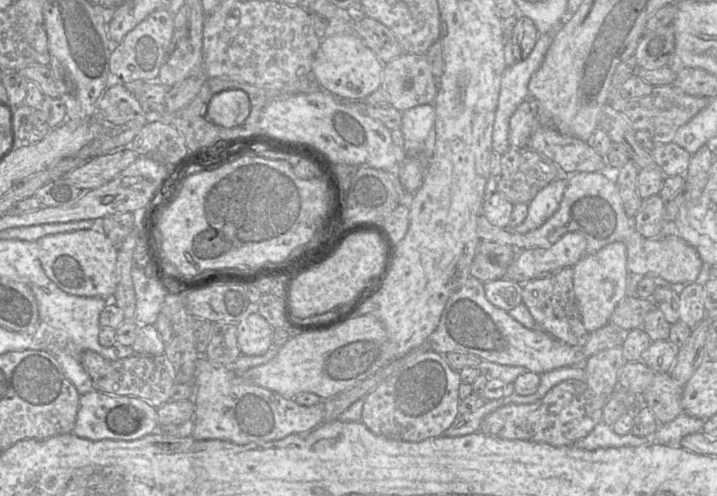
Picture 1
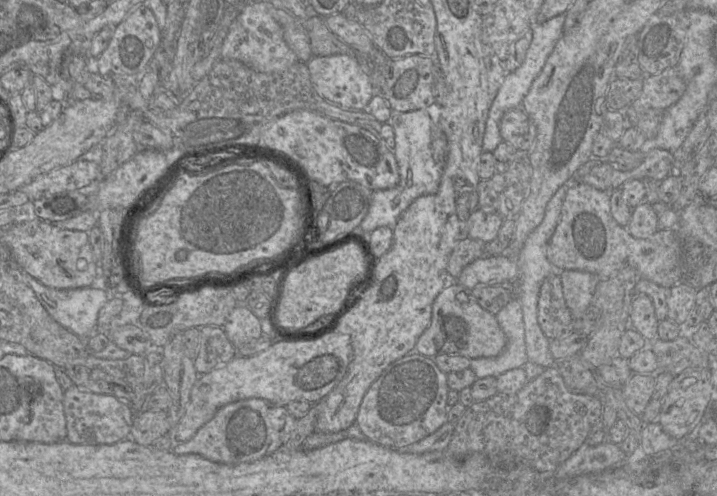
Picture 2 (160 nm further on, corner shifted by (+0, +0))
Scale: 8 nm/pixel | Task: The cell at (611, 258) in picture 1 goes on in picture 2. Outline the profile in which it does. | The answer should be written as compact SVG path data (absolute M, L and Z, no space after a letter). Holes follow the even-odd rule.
M579 270L558 272L560 272L566 304L573 318L579 318L590 306L600 278L595 274Z

